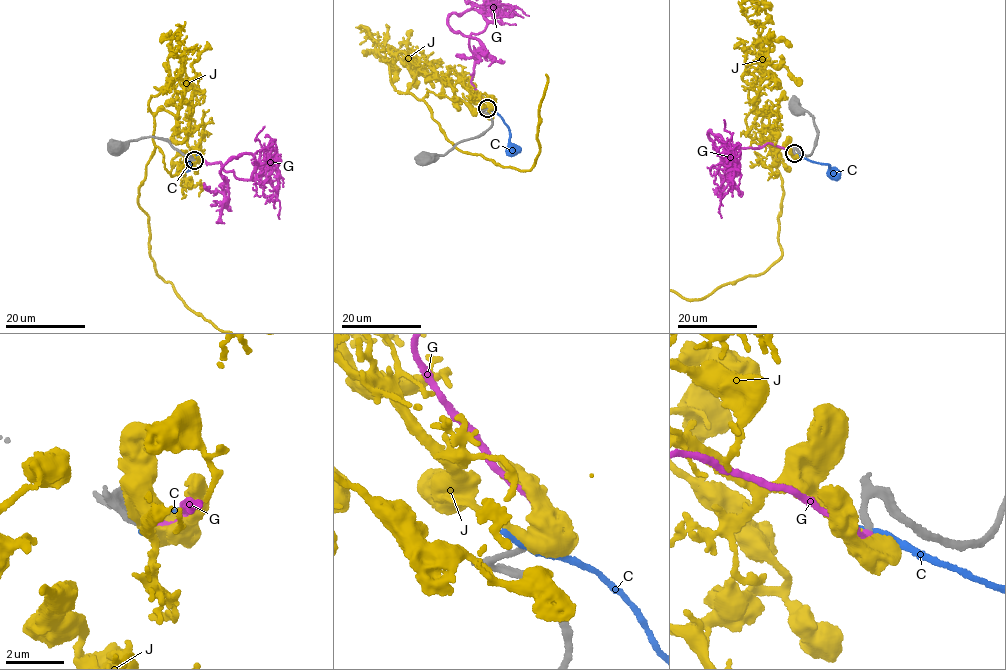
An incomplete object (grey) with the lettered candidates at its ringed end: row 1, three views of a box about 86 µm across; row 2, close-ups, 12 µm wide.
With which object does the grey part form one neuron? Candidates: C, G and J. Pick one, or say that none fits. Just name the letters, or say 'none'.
G

